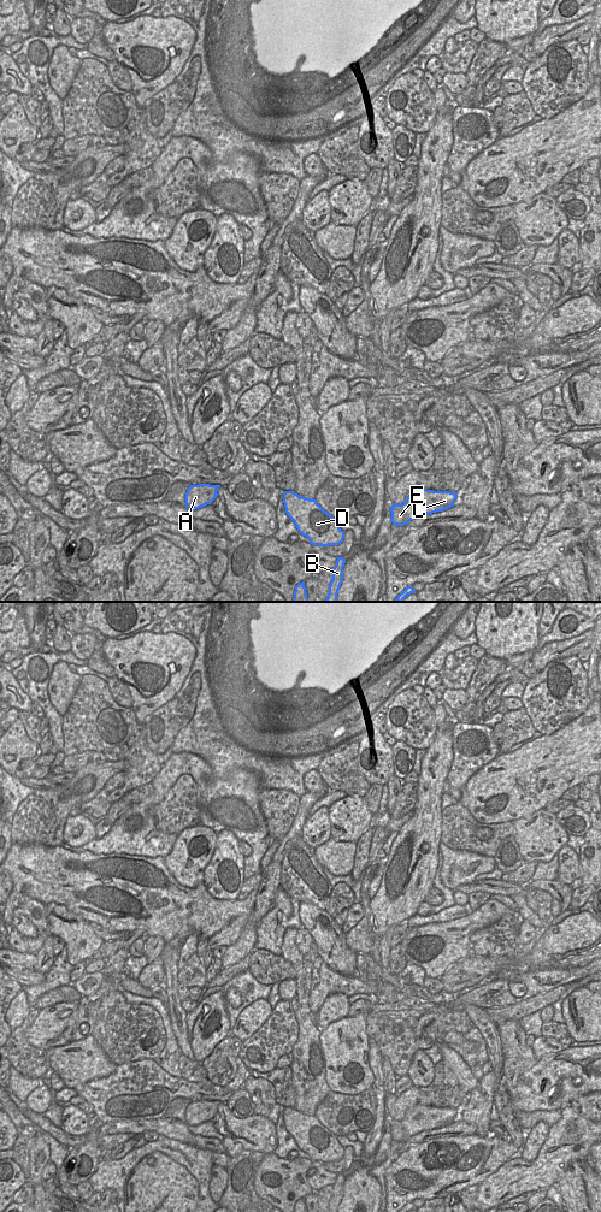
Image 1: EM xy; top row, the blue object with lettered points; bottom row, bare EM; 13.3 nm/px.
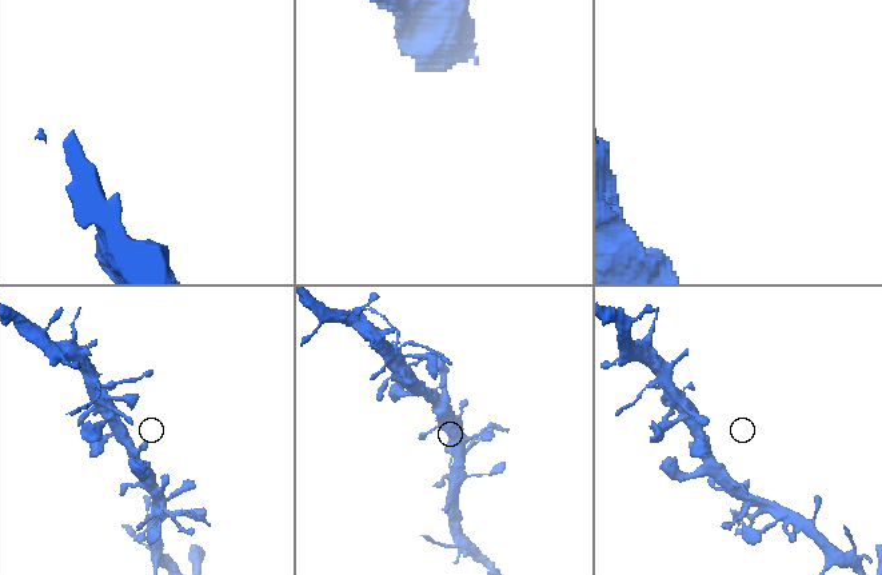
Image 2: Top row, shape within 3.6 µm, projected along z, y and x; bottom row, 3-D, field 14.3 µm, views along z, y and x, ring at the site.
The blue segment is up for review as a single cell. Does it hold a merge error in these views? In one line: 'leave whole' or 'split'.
leave whole

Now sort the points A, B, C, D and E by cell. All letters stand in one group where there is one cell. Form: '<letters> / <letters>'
A B C D E

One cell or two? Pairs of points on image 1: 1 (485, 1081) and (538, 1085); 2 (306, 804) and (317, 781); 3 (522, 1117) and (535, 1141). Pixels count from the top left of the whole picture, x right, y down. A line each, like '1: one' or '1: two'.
1: two
2: two
3: two

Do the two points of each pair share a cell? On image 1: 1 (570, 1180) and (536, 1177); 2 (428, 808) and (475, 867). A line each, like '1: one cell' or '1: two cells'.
1: two cells
2: two cells

